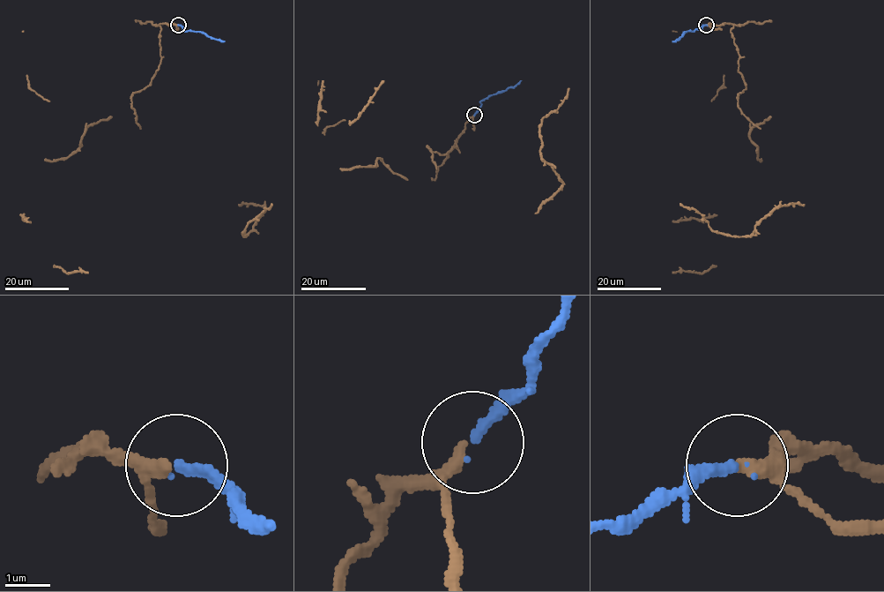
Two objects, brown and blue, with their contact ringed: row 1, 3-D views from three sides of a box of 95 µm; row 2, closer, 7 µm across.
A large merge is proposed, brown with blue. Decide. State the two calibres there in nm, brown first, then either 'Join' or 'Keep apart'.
Thickness 200 nm (brown) against 220 nm. Join

